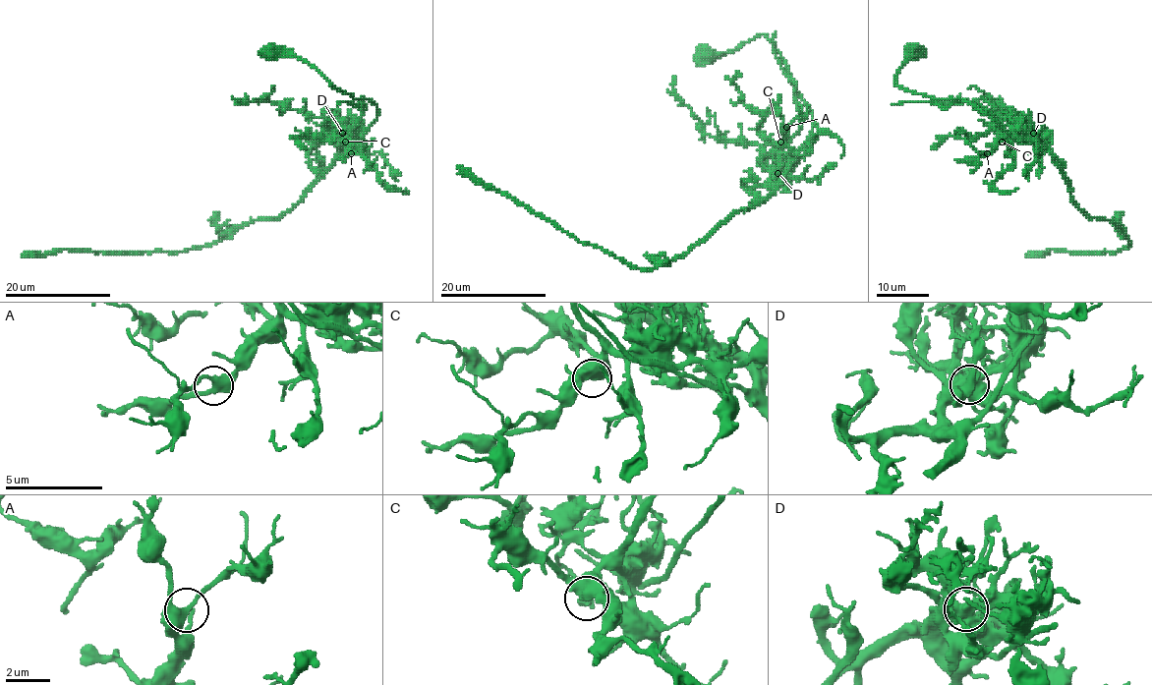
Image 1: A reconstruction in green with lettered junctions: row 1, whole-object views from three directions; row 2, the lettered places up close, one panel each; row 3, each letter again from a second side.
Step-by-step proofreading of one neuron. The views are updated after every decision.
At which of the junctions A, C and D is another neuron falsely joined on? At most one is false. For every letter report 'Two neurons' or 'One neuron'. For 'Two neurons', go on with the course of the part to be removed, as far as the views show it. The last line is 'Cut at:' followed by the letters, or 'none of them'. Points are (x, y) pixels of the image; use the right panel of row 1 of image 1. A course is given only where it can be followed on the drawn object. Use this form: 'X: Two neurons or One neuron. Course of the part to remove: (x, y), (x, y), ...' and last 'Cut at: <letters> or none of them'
A: One neuron
C: One neuron
D: Two neurons. Course of the part to remove: (1033, 133), (1032, 138), (1009, 137), (987, 111), (967, 102), (951, 102), (945, 109), (932, 102), (892, 105)
Cut at: D

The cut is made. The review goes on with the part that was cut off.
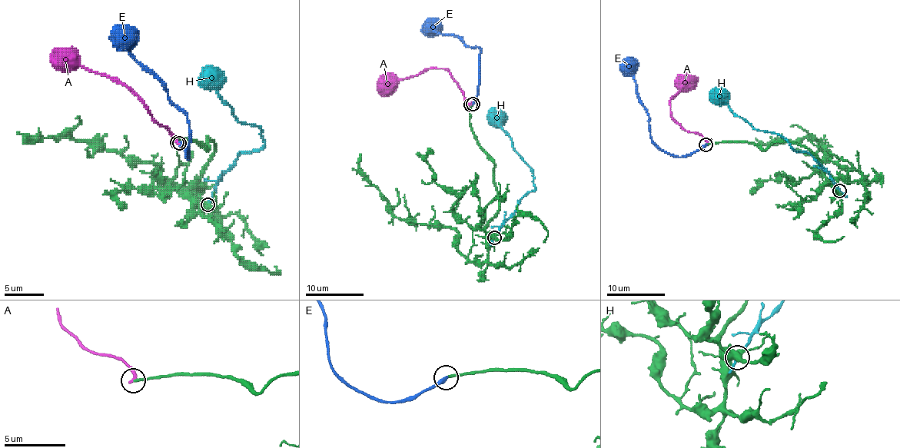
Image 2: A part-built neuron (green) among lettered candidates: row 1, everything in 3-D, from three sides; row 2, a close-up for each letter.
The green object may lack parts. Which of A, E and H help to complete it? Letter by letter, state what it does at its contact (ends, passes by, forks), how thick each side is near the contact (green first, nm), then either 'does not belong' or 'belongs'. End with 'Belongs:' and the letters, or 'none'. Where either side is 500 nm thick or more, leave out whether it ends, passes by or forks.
A: it ends; calibres 260 and 280 nm; does not belong
E: it ends; calibres 240 and 360 nm; belongs
H: it passes by; calibres 440 and 200 nm; does not belong
Belongs: E

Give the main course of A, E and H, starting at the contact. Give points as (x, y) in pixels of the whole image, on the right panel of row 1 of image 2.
A: (706, 144), (701, 135), (688, 132), (670, 111), (670, 100), (693, 75)
E: (705, 145), (689, 154), (673, 157), (651, 139), (649, 114), (638, 97), (628, 57)
H: (839, 190), (828, 173), (806, 152), (798, 152), (783, 137), (754, 129), (737, 116), (716, 96), (715, 87)

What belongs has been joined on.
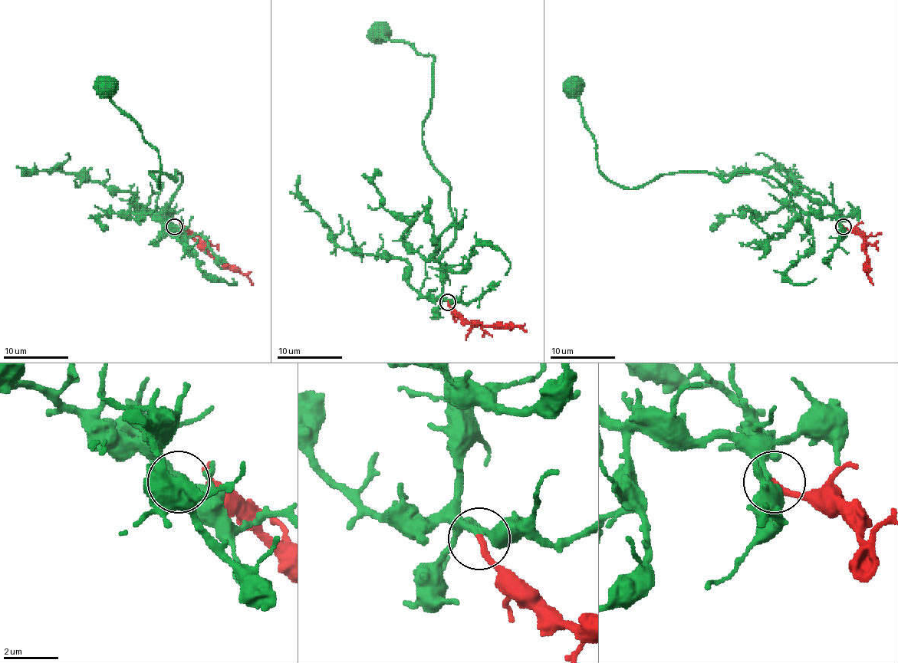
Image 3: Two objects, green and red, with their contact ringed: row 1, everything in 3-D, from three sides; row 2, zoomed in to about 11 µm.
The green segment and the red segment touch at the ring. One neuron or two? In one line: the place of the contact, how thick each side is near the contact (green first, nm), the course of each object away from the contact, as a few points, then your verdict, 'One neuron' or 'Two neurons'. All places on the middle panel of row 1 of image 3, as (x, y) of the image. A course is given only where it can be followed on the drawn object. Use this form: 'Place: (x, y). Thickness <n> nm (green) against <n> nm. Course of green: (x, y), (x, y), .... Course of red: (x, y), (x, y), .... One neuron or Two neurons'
Place: (448, 302). Thickness 280 nm (green) against 240 nm. Course of green: (448, 300), (440, 261), (455, 237), (448, 180), (433, 165), (422, 139), (433, 56), (371, 31). Course of red: (448, 303), (469, 322), (488, 325), (518, 325), (526, 332). One neuron

